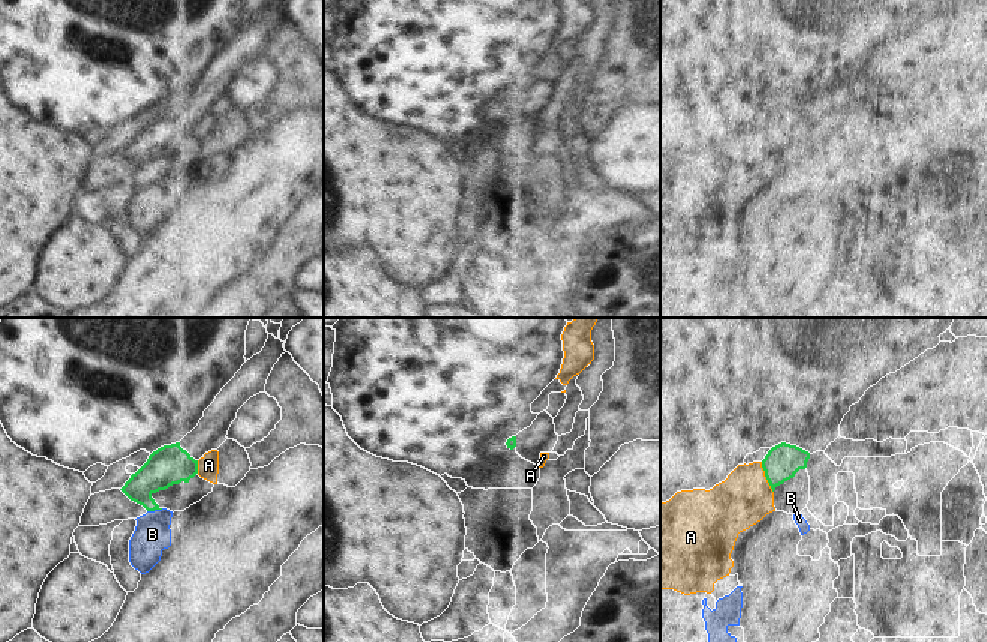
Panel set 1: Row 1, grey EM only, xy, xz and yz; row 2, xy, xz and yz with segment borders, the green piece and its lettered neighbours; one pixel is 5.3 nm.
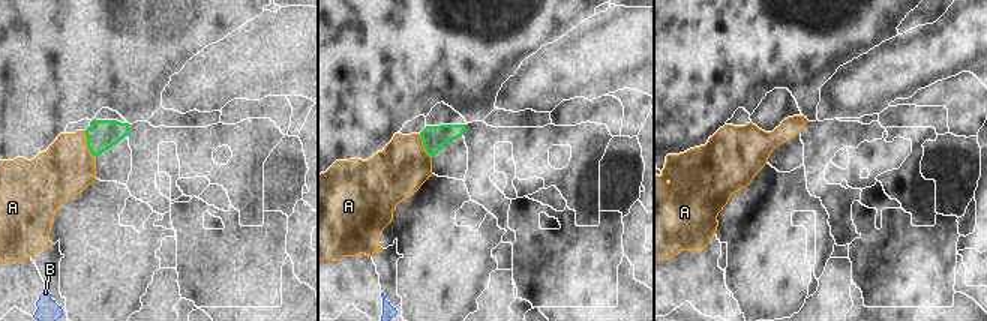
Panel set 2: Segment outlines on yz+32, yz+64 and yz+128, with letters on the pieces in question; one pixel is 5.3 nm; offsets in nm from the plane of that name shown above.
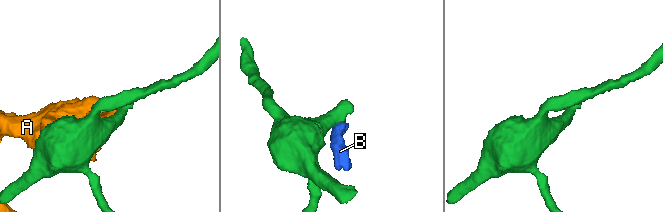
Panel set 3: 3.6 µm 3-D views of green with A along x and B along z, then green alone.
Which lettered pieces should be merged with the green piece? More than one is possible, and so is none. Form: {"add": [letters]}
{"add": []}

